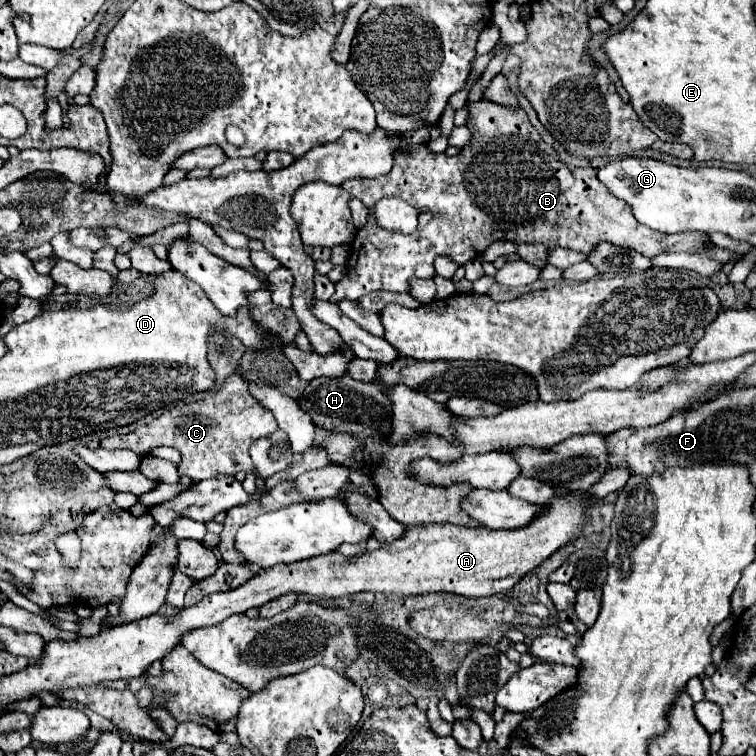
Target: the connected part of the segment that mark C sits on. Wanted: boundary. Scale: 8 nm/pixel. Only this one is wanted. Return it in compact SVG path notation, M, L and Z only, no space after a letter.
M233 373L225 379L223 387L217 393L207 393L205 399L195 403L175 403L167 407L163 415L141 425L133 433L101 439L101 447L131 449L137 455L147 455L149 449L159 445L175 447L181 453L181 463L177 465L179 475L189 477L193 483L199 483L203 479L235 475L239 471L245 475L255 473L253 461L249 457L249 447L255 439L265 437L277 429L279 427L273 415L261 403L257 403L243 377Z

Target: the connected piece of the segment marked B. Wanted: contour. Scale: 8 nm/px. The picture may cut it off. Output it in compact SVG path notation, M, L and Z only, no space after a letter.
M471 101L467 103L469 116L466 126L471 131L471 141L459 151L459 155L449 157L445 153L429 153L423 145L413 149L395 151L395 165L381 179L349 179L341 187L345 187L353 197L359 197L363 205L371 207L381 197L401 197L409 205L413 205L419 213L419 225L415 233L401 235L393 231L385 231L377 225L375 217L367 217L367 225L359 229L355 241L351 243L353 253L347 261L347 275L335 283L335 293L331 297L333 303L341 299L361 299L371 291L395 291L407 293L409 279L427 279L435 277L433 259L437 255L449 255L459 265L465 261L479 257L491 243L495 241L513 241L513 243L541 243L549 249L553 247L569 247L581 253L589 253L599 243L607 241L619 247L633 249L645 257L659 255L663 251L687 251L697 255L707 255L719 263L727 263L729 259L737 261L741 255L713 247L707 235L693 233L661 233L645 227L633 219L633 213L625 203L613 199L605 185L597 179L597 171L593 167L571 167L565 165L559 153L547 145L537 129L529 123L527 113L521 107L505 107L493 101Z

